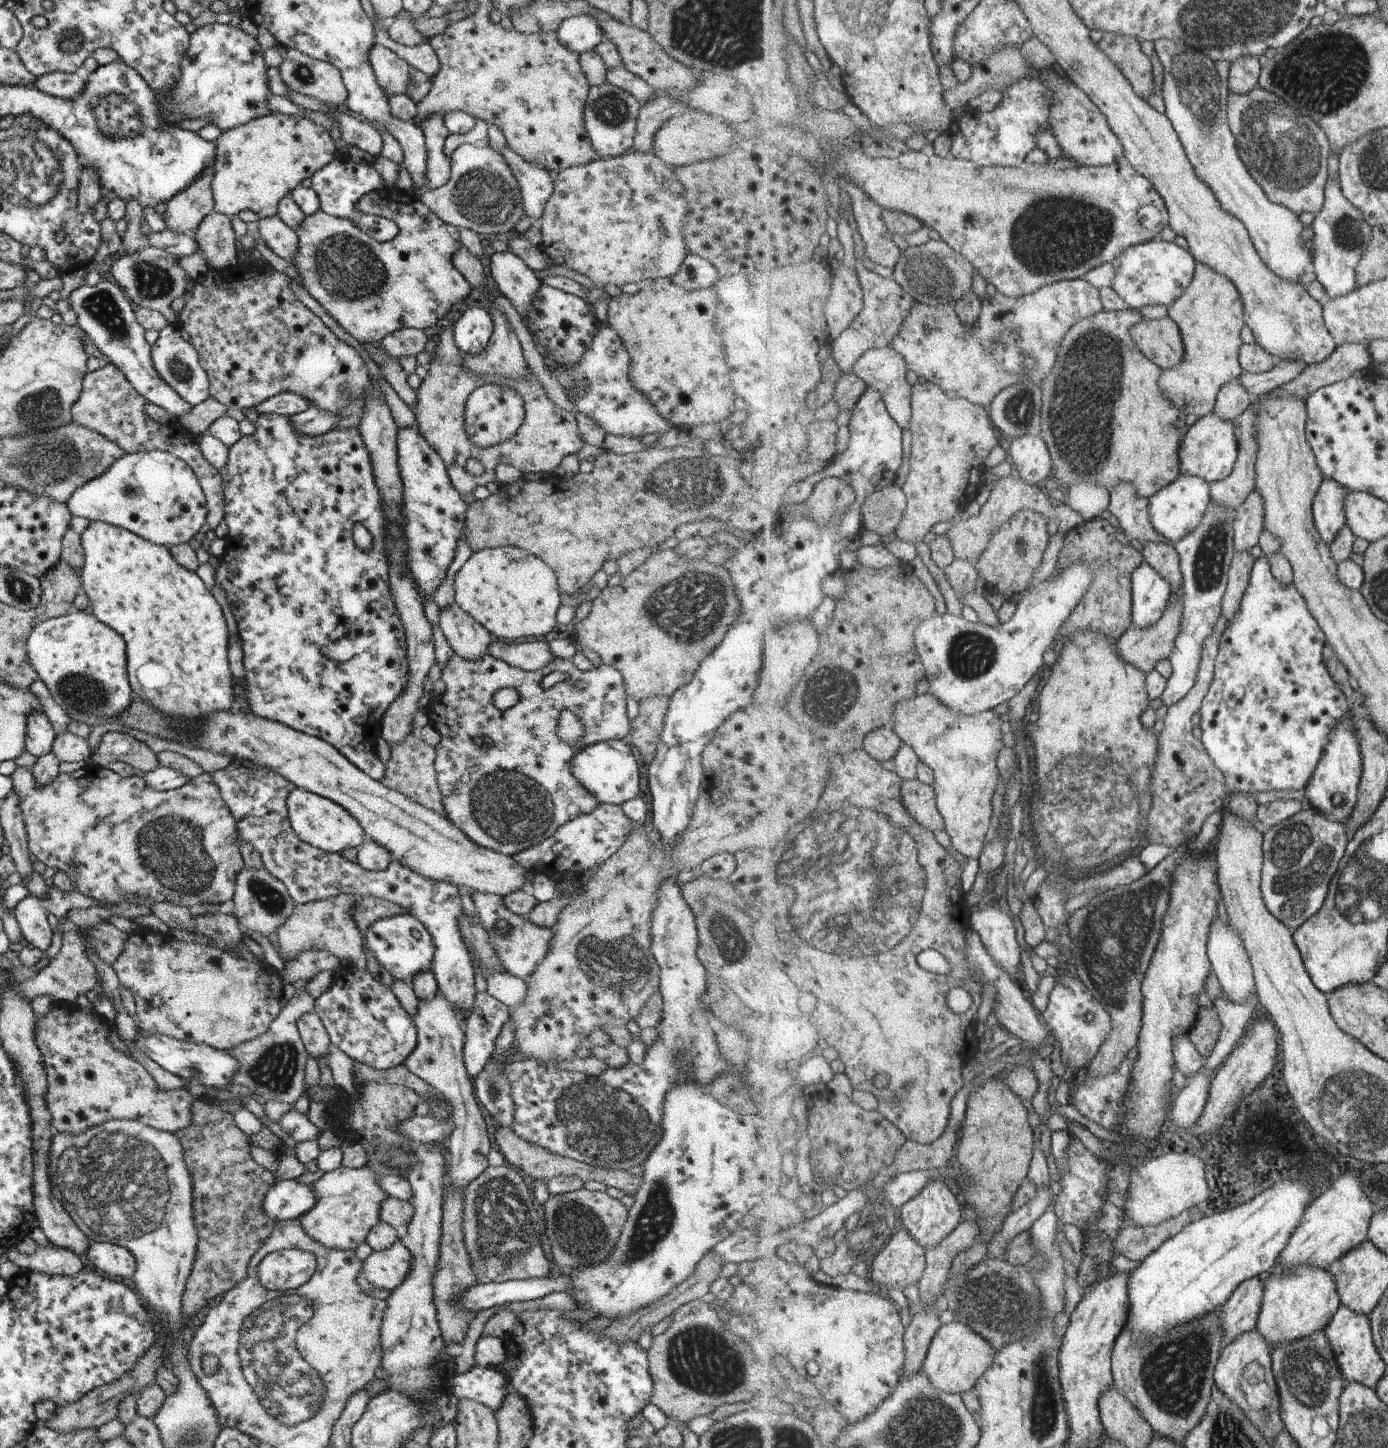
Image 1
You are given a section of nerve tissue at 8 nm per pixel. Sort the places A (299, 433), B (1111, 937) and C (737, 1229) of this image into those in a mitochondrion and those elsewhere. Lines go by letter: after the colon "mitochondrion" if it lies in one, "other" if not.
A: other
B: mitochondrion
C: other

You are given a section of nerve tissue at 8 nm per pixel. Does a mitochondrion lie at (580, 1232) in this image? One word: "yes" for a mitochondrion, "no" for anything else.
yes

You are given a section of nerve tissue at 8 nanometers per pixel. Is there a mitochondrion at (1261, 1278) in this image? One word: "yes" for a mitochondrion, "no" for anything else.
no

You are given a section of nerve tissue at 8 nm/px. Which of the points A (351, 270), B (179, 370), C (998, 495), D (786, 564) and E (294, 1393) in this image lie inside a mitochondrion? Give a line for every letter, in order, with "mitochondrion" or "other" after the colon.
A: mitochondrion
B: mitochondrion
C: other
D: mitochondrion
E: mitochondrion

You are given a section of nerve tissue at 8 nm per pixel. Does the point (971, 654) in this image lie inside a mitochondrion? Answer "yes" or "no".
yes

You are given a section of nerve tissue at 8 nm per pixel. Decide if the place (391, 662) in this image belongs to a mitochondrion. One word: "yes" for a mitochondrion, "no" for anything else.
no

